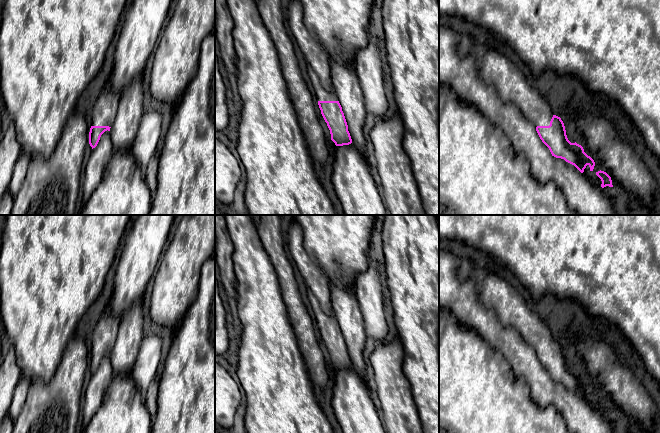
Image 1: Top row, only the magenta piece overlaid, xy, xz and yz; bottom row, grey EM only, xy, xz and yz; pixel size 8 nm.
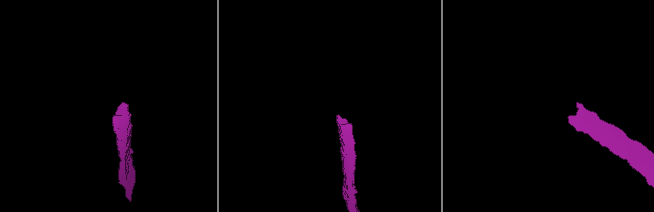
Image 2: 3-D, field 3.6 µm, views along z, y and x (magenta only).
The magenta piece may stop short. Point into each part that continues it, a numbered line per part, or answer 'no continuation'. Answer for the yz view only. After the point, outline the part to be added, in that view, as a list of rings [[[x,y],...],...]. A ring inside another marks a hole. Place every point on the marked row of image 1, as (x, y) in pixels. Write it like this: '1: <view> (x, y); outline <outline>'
1: yz (496, 68); outline [[[459,31],[456,32],[460,37],[457,47],[460,55],[471,55],[474,57],[479,74],[486,84],[494,87],[502,104],[518,108],[522,116],[535,127],[549,126],[553,117],[550,105],[539,92],[539,88],[537,86],[532,87],[527,82],[524,73],[520,70],[518,65],[500,49],[503,46],[499,45],[491,38],[489,38],[487,45],[481,44],[479,42],[475,42],[469,34],[461,34]]]

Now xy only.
1: xy (105, 107); outline [[[108,82],[93,103],[91,126],[109,126],[114,123],[118,110],[120,93],[114,92]]]

